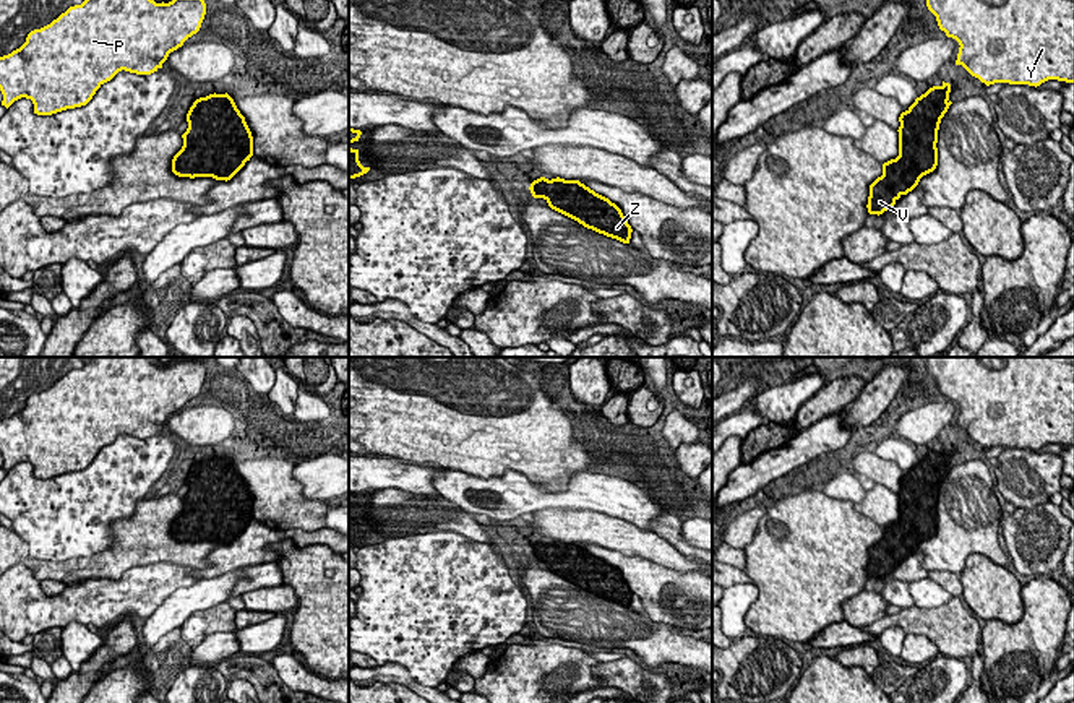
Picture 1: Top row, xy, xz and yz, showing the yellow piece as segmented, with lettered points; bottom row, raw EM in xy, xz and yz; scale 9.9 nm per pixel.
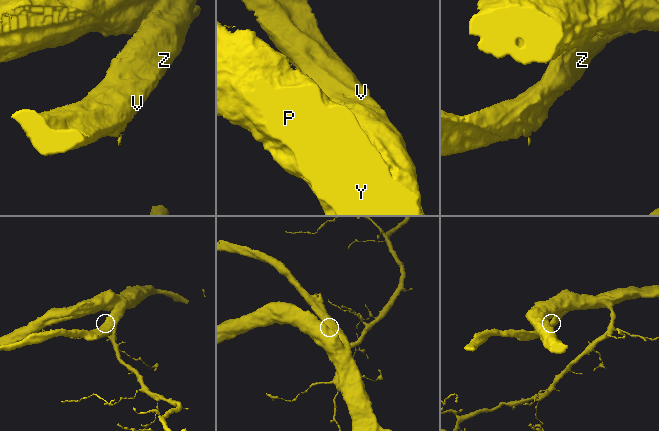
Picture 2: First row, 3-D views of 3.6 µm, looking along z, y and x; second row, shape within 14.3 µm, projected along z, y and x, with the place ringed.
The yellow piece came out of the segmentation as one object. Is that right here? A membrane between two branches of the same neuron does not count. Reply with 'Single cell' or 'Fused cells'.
Single cell

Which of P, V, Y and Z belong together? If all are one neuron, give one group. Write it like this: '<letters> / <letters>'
P V Y Z

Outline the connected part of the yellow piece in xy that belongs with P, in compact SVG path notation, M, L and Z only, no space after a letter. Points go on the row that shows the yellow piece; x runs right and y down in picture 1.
M84 0L70 6L50 24L31 31L19 49L0 57L2 106L8 109L26 97L37 115L86 106L122 70L151 75L162 68L169 54L200 31L204 15L204 0Z

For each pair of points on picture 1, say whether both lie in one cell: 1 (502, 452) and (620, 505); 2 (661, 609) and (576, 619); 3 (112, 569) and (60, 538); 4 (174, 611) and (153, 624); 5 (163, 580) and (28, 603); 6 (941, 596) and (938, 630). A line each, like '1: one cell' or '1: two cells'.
1: two cells
2: two cells
3: two cells
4: one cell
5: one cell
6: two cells

